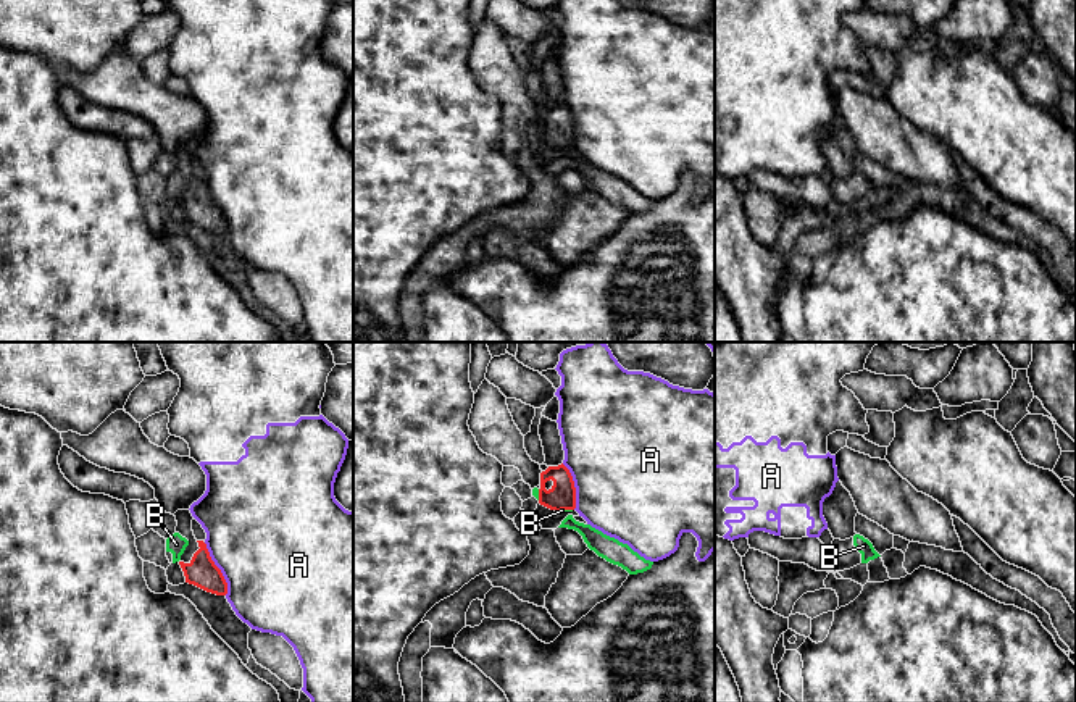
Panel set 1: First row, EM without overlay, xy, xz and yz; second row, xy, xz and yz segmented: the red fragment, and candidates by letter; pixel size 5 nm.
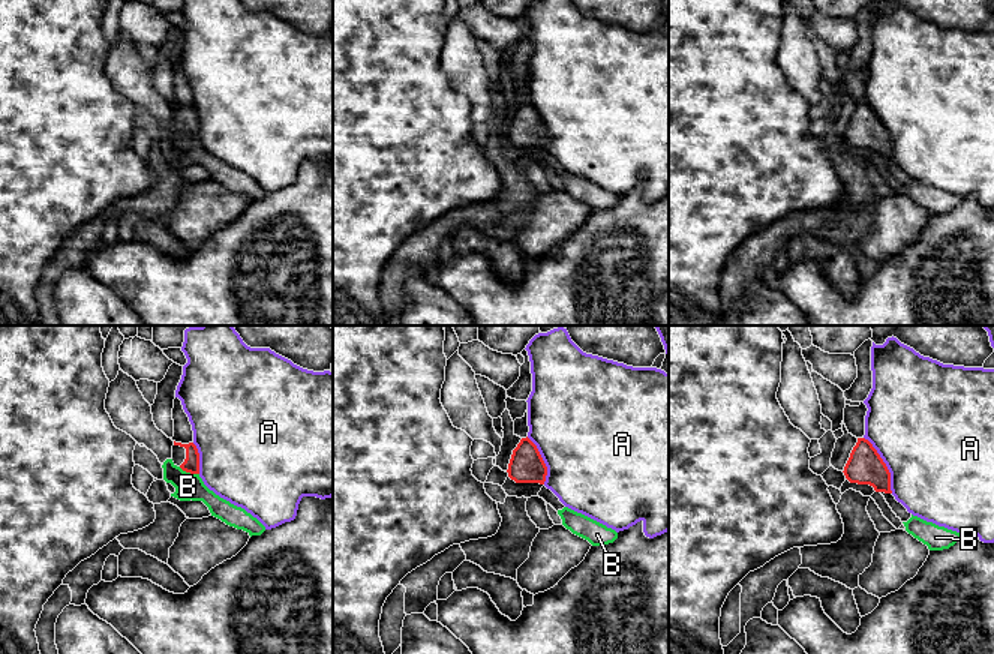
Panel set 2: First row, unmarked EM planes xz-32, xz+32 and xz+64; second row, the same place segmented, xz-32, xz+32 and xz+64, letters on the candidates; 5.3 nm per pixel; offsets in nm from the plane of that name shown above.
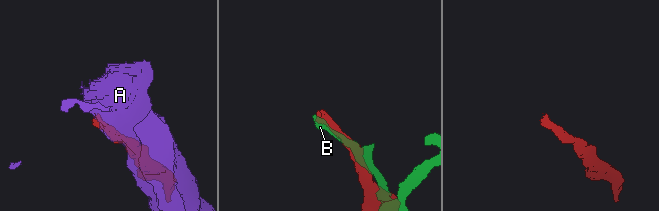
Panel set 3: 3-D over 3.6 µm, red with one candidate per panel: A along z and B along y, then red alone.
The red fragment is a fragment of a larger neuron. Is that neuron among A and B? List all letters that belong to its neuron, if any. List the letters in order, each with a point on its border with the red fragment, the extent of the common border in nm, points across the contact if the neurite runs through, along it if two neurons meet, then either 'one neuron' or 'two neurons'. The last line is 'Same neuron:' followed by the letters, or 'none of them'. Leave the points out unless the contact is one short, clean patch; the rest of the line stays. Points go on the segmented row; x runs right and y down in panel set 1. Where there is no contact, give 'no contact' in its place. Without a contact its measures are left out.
A: xy (218, 568) | 280 nm | two neurons
B: xz (565, 509) | 60 nm | two neurons
Same neuron: none of them

